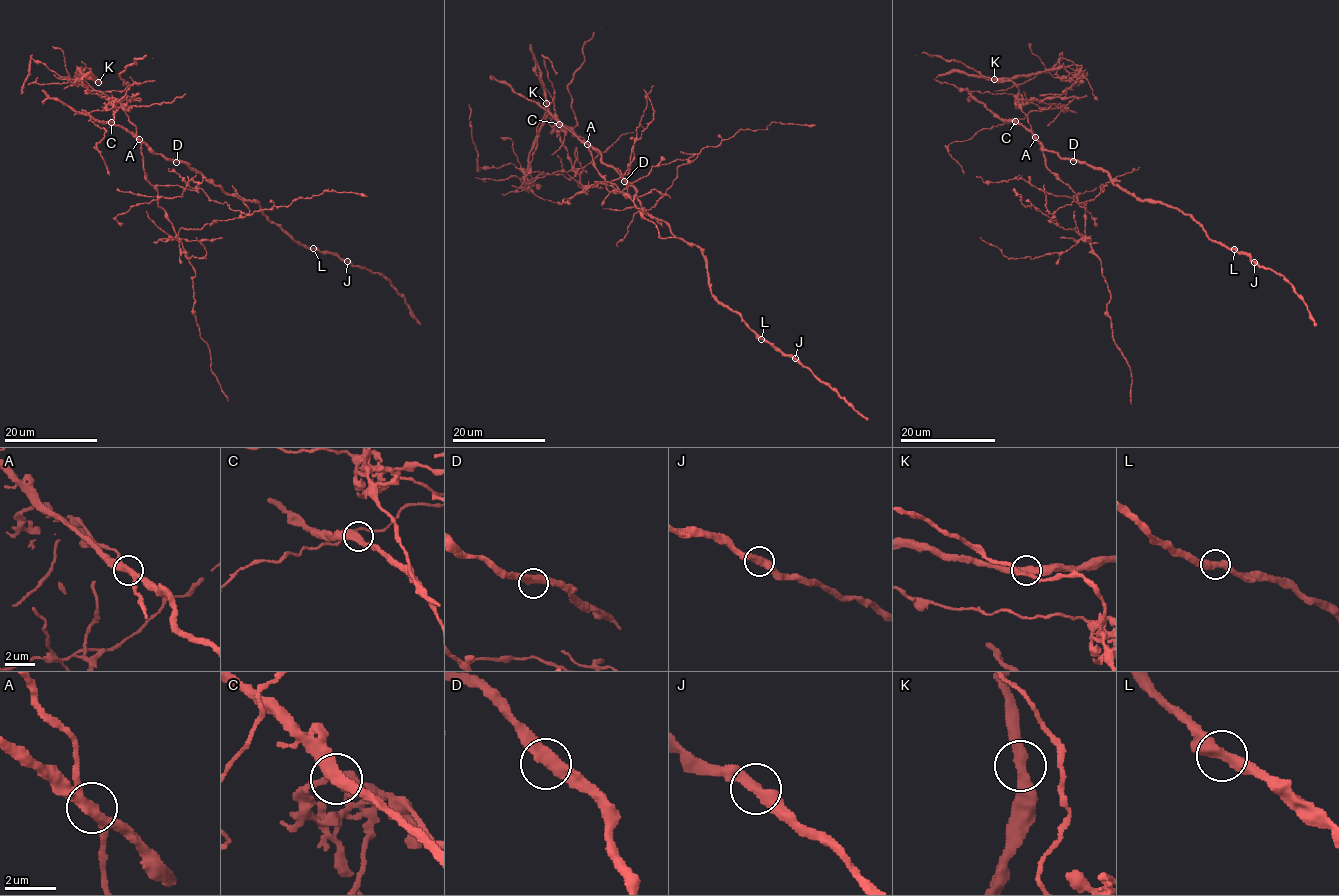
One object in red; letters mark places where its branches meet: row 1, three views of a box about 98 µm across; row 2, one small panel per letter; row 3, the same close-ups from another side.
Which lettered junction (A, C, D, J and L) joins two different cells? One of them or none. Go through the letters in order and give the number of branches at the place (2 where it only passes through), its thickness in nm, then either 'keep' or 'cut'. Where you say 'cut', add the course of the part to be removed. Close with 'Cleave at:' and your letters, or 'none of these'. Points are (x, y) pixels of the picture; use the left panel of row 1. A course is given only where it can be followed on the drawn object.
A: 2 branches meet; 440 nm thick; cut; foreign part runs (139, 139), (122, 105), (89, 92), (90, 75), (98, 80), (77, 70), (72, 82), (33, 59), (21, 93)
C: 2 branches meet; 460 nm thick; keep
D: 2 branches meet; 480 nm thick; keep
J: 2 branches meet; 440 nm thick; keep
L: 2 branches meet; 460 nm thick; keep
Cleave at: A

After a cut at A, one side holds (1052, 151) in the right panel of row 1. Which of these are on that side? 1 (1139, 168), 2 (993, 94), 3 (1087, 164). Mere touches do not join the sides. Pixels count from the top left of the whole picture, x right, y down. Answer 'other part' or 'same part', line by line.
1: other part
2: other part
3: same part

